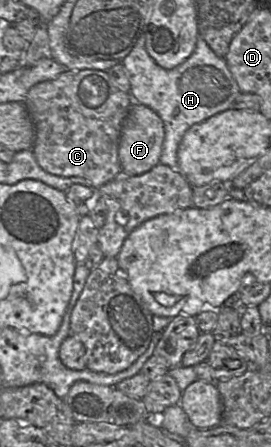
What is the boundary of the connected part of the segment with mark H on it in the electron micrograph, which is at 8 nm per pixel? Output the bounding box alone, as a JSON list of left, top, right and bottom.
[121,33,240,169]

